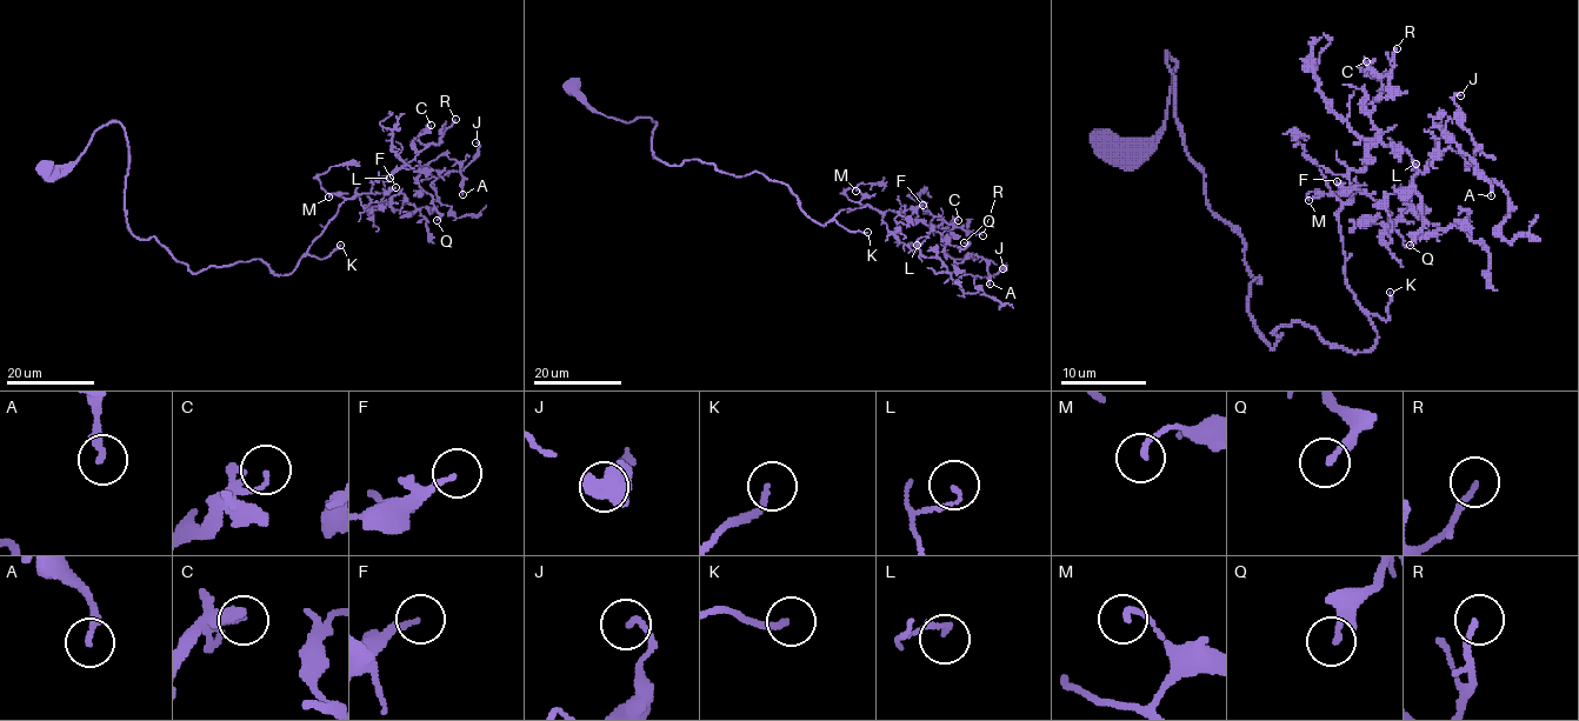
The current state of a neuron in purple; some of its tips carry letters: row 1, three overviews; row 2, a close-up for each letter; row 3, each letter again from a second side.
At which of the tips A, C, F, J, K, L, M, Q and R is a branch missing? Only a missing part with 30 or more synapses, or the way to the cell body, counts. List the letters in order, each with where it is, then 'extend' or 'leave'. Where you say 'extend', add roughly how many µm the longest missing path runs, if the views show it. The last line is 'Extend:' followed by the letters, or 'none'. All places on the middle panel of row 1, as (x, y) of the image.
A: at (990, 284); leave
C: at (958, 220); leave
F: at (923, 205); leave
J: at (1003, 268); leave
K: at (867, 232); extend; about 40 µm are missing
L: at (917, 245); leave
M: at (855, 191); leave
Q: at (964, 242); leave
R: at (983, 235); leave
Extend: K

